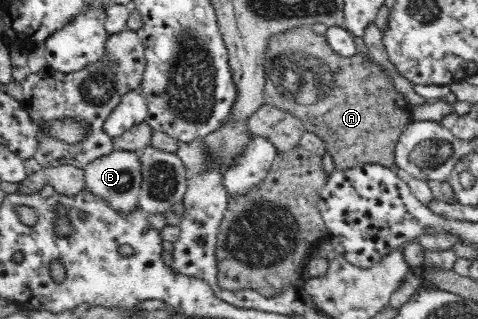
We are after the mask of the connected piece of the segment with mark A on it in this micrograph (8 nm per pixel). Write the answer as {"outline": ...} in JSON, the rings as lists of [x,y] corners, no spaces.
{"outline":[[[305,25],[281,31],[267,39],[265,65],[264,101],[276,108],[301,117],[307,132],[321,136],[326,151],[332,155],[336,169],[344,170],[363,164],[381,164],[396,171],[397,175],[405,176],[396,165],[395,146],[402,131],[414,119],[410,113],[411,105],[405,102],[393,83],[387,78],[380,64],[363,59],[361,55],[343,58],[328,45],[325,36],[315,33]]]}

